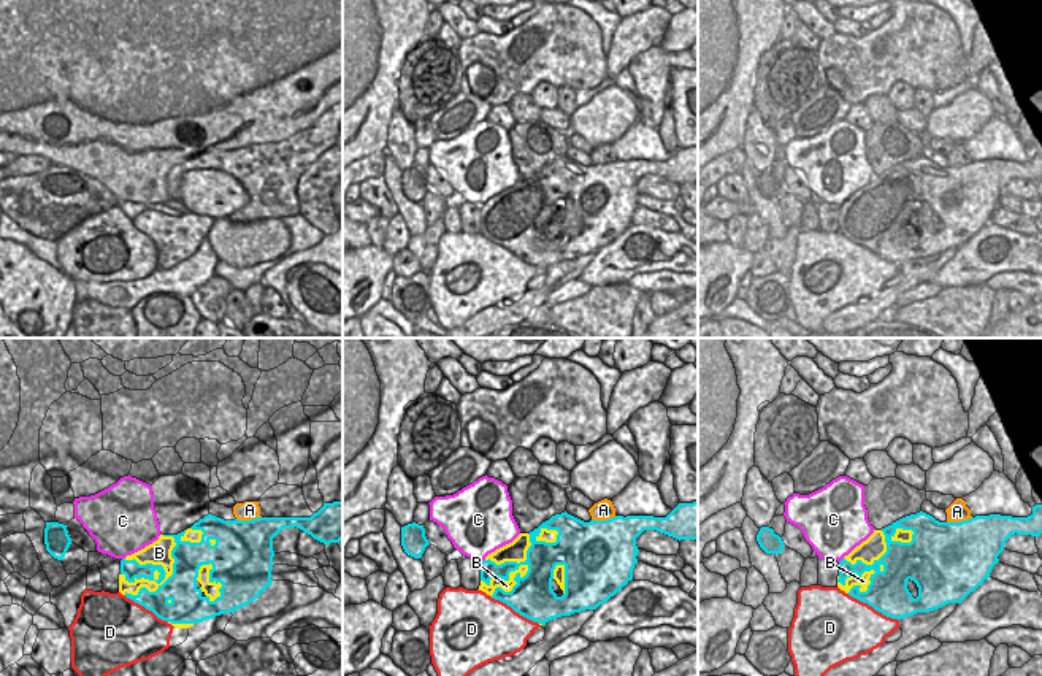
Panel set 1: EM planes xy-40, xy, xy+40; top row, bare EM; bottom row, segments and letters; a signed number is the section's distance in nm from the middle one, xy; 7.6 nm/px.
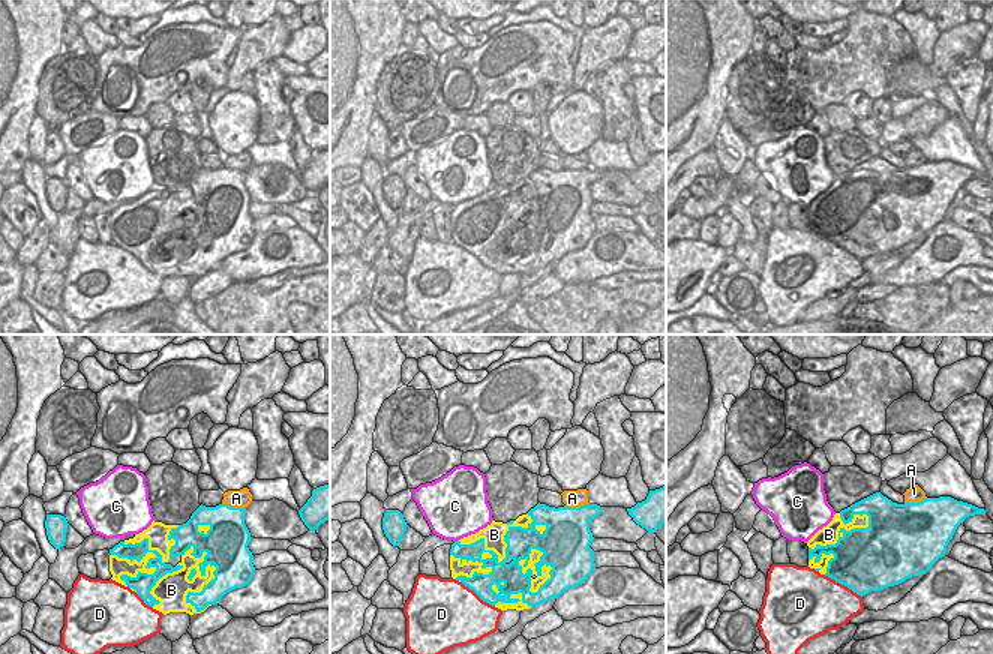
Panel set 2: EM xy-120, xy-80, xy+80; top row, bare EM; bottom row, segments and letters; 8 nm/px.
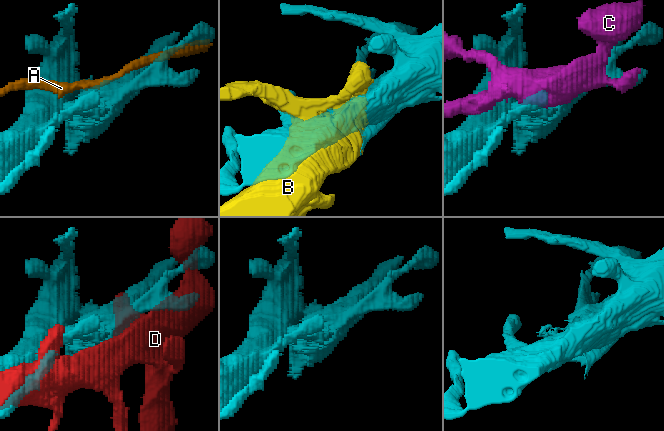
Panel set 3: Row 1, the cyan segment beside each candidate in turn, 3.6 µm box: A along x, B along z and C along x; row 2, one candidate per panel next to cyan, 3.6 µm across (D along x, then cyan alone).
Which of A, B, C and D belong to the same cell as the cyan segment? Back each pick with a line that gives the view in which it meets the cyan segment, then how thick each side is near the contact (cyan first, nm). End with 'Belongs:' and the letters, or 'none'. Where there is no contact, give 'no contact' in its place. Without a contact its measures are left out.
B: meets cyan in xy-40; 110 nm thick on the cyan side, 190 nm on the other
Belongs: B

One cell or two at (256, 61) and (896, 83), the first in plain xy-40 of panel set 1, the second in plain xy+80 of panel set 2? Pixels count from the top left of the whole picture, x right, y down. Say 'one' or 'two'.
two

